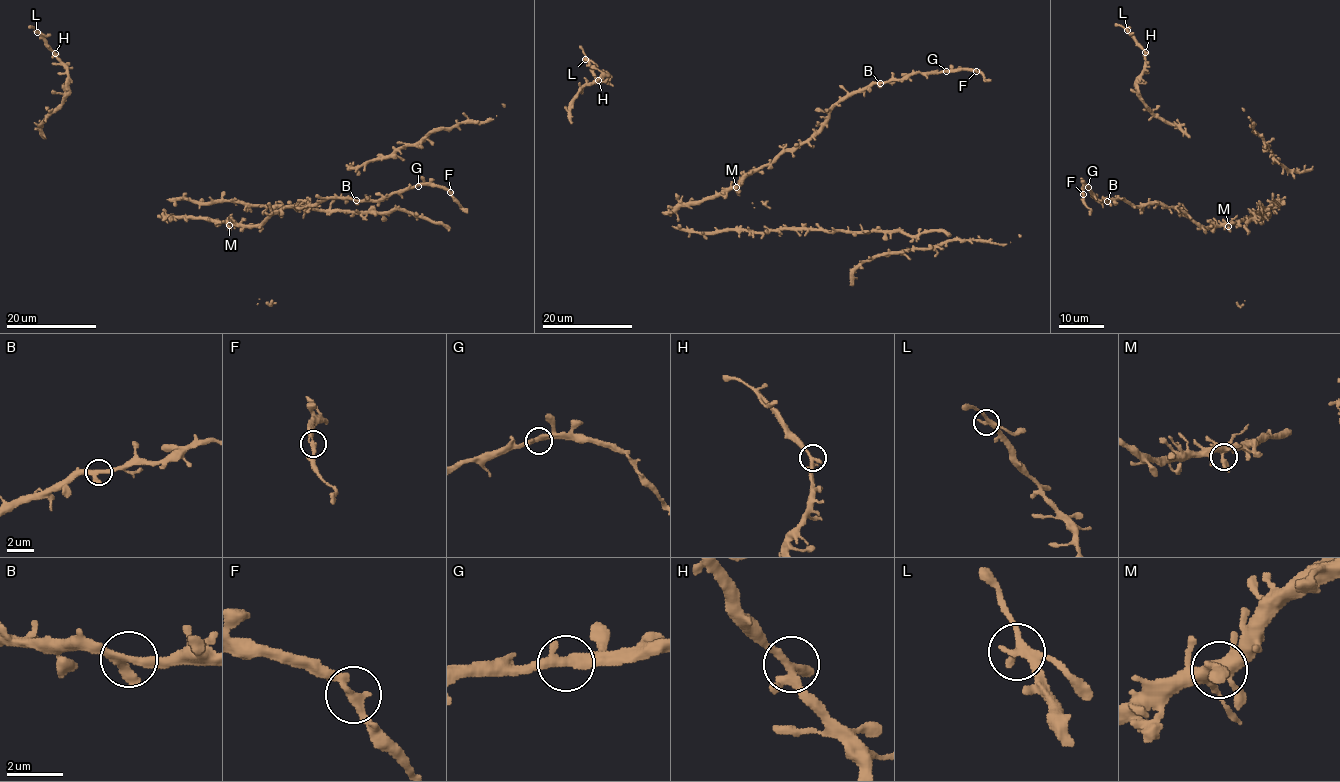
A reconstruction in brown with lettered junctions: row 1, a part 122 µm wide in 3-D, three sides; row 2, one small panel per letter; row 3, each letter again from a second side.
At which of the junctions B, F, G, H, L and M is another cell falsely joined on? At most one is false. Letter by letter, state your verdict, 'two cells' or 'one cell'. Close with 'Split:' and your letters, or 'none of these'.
B: one cell
F: one cell
G: one cell
H: one cell
L: one cell
M: one cell
Split: none of these

